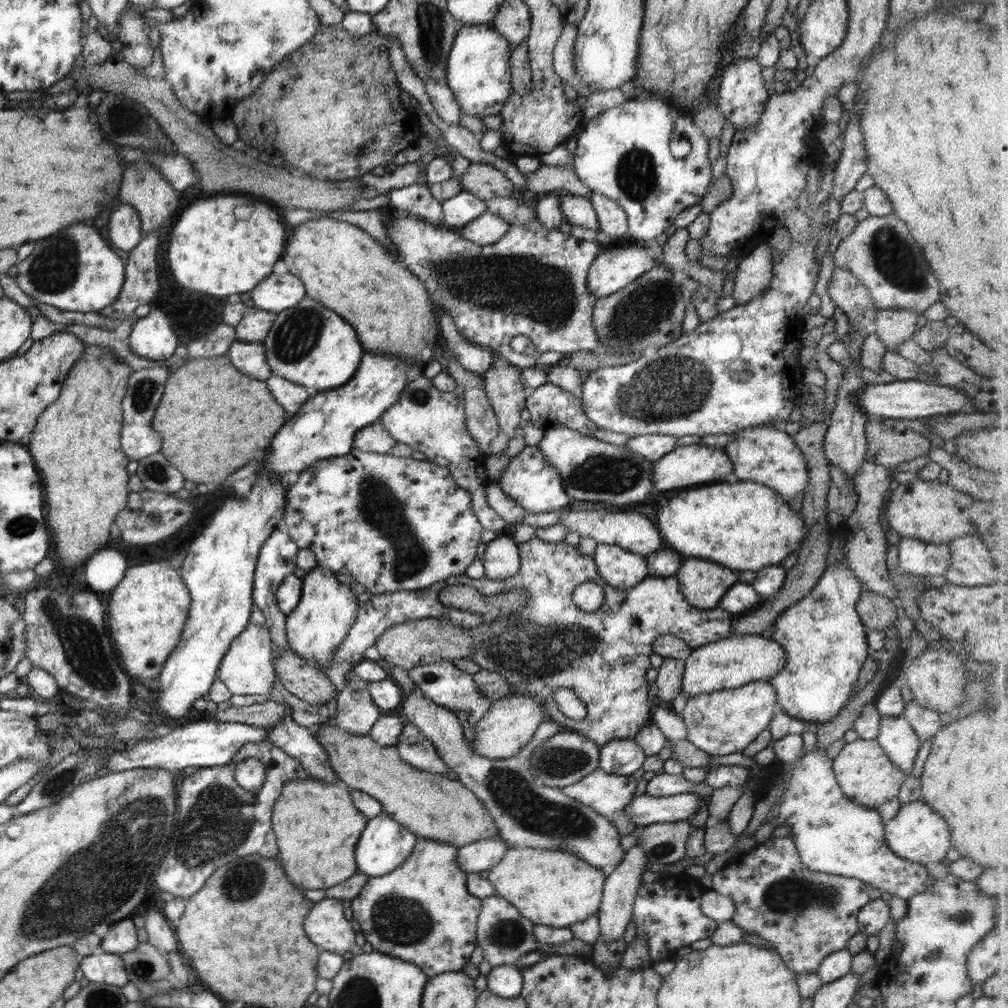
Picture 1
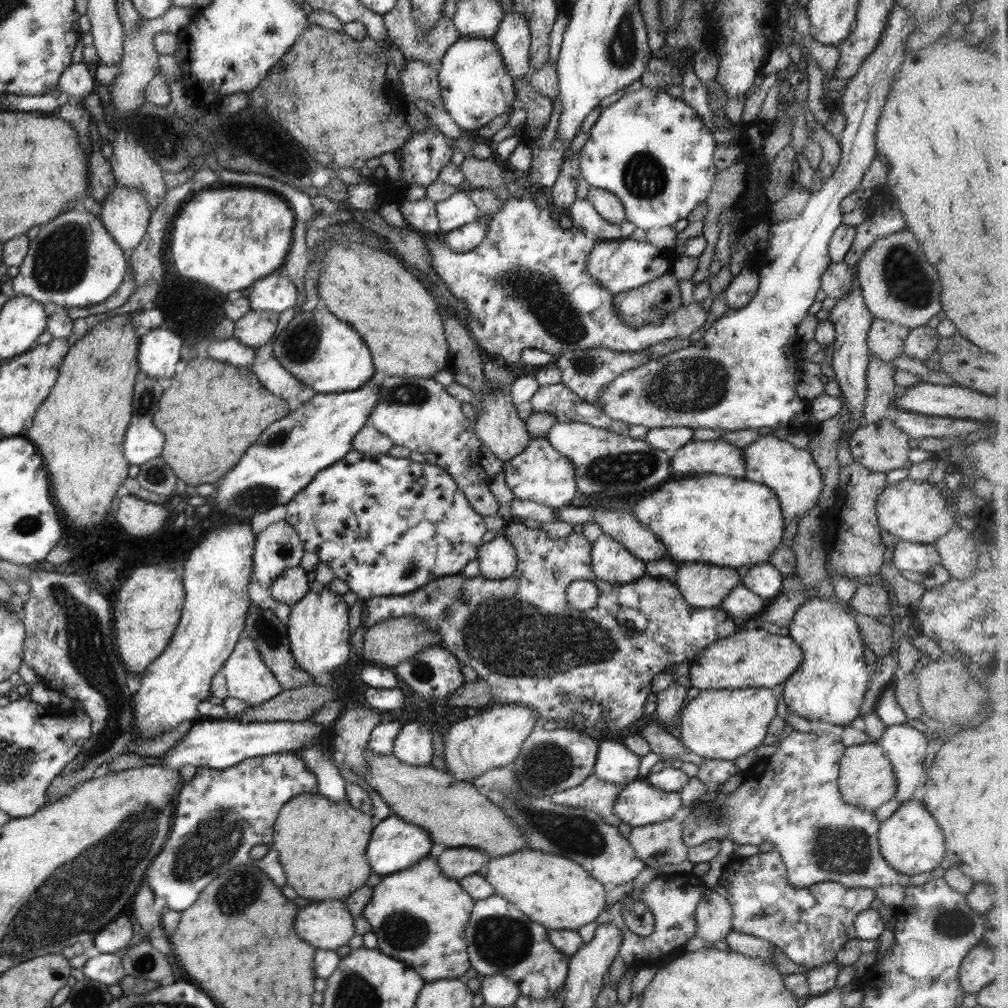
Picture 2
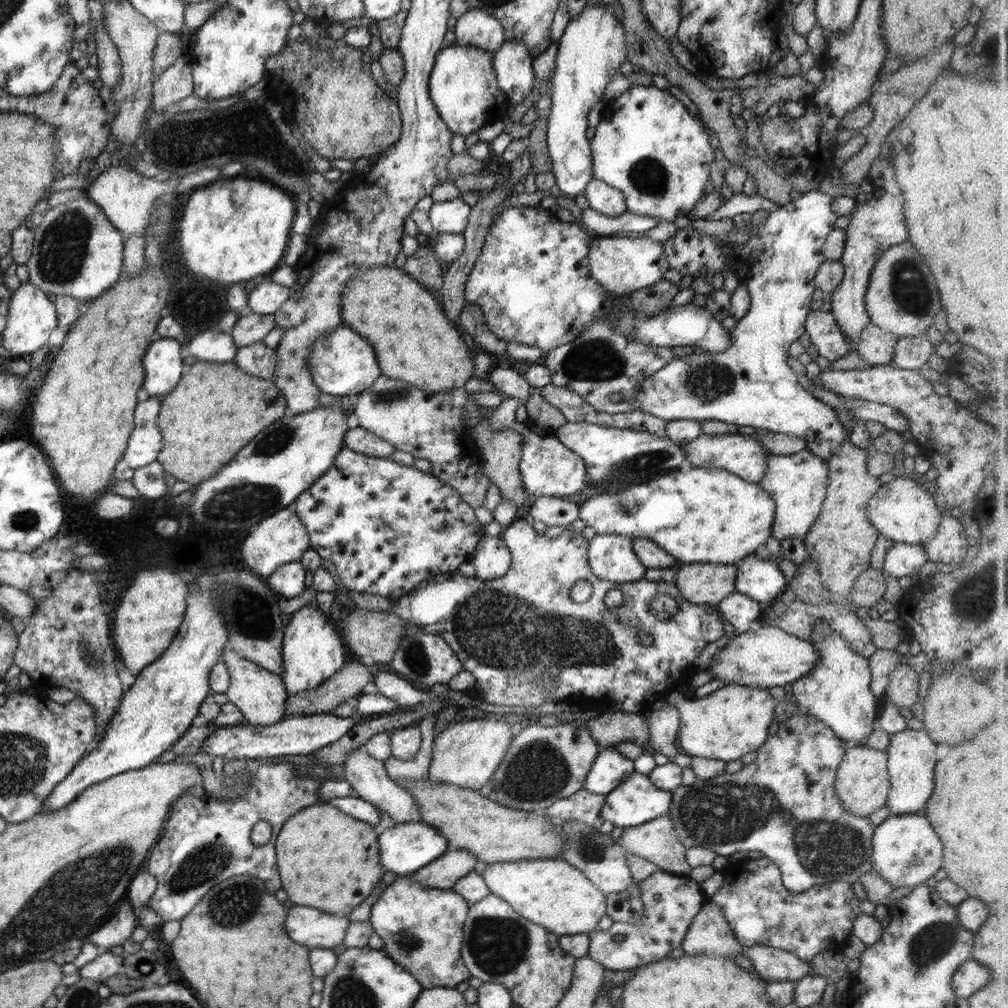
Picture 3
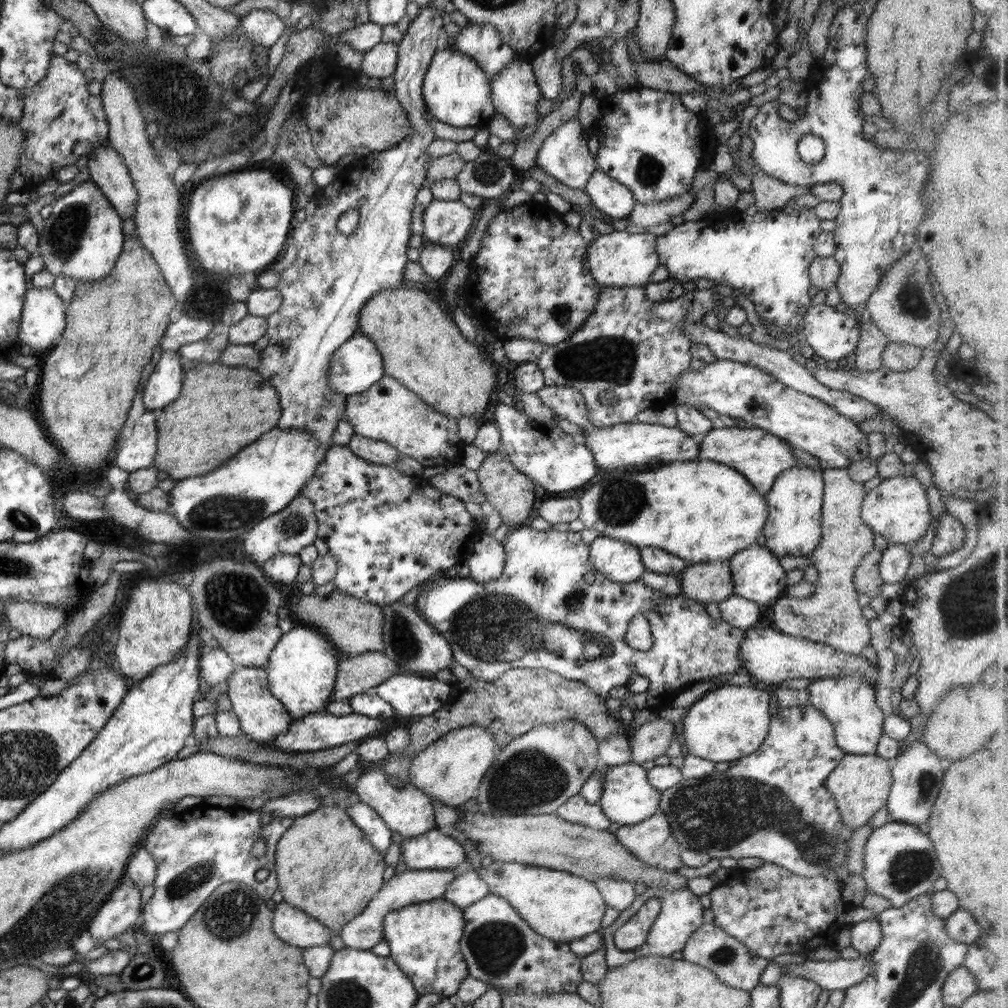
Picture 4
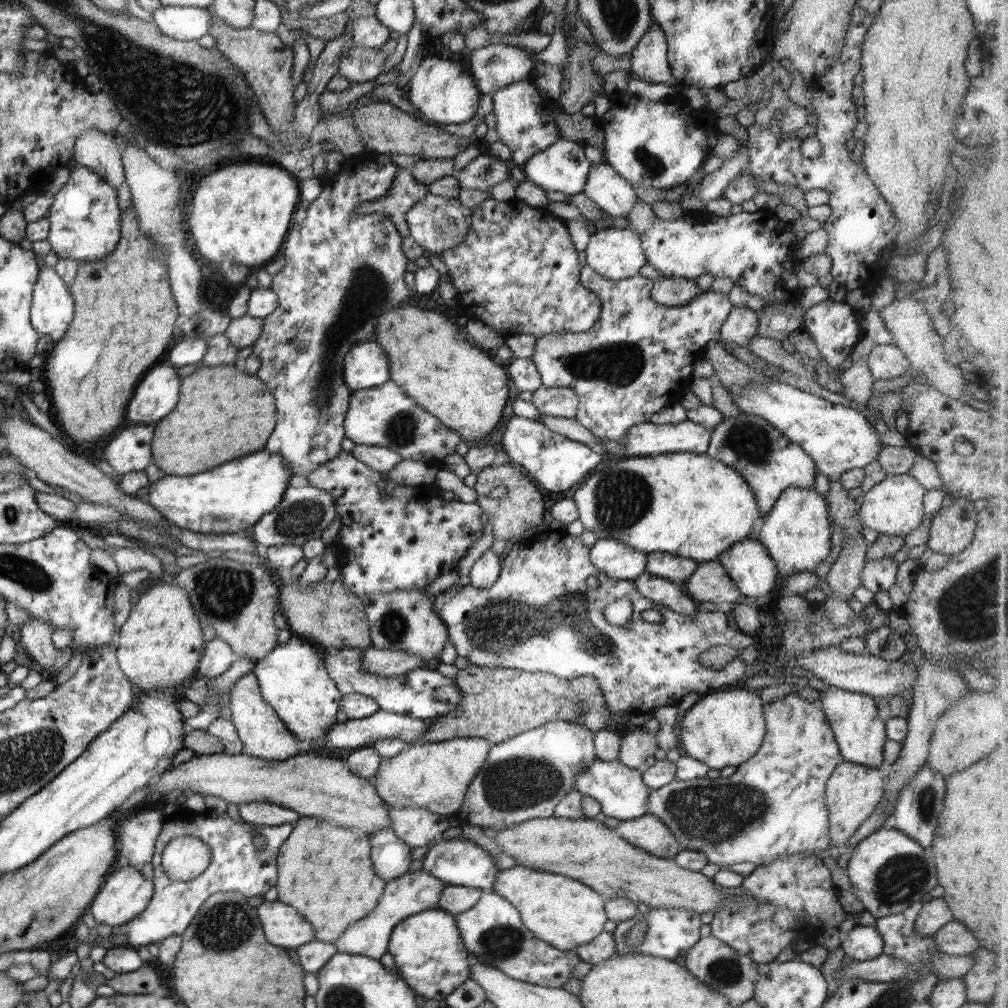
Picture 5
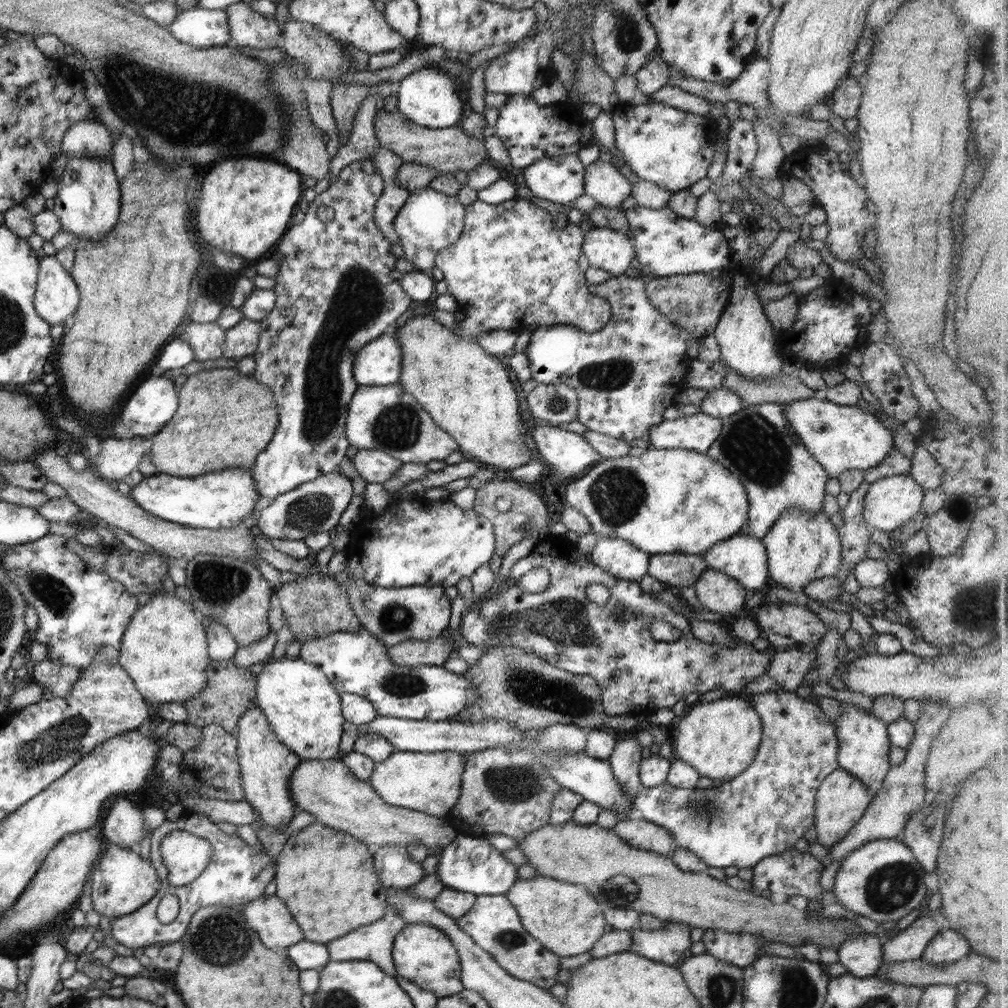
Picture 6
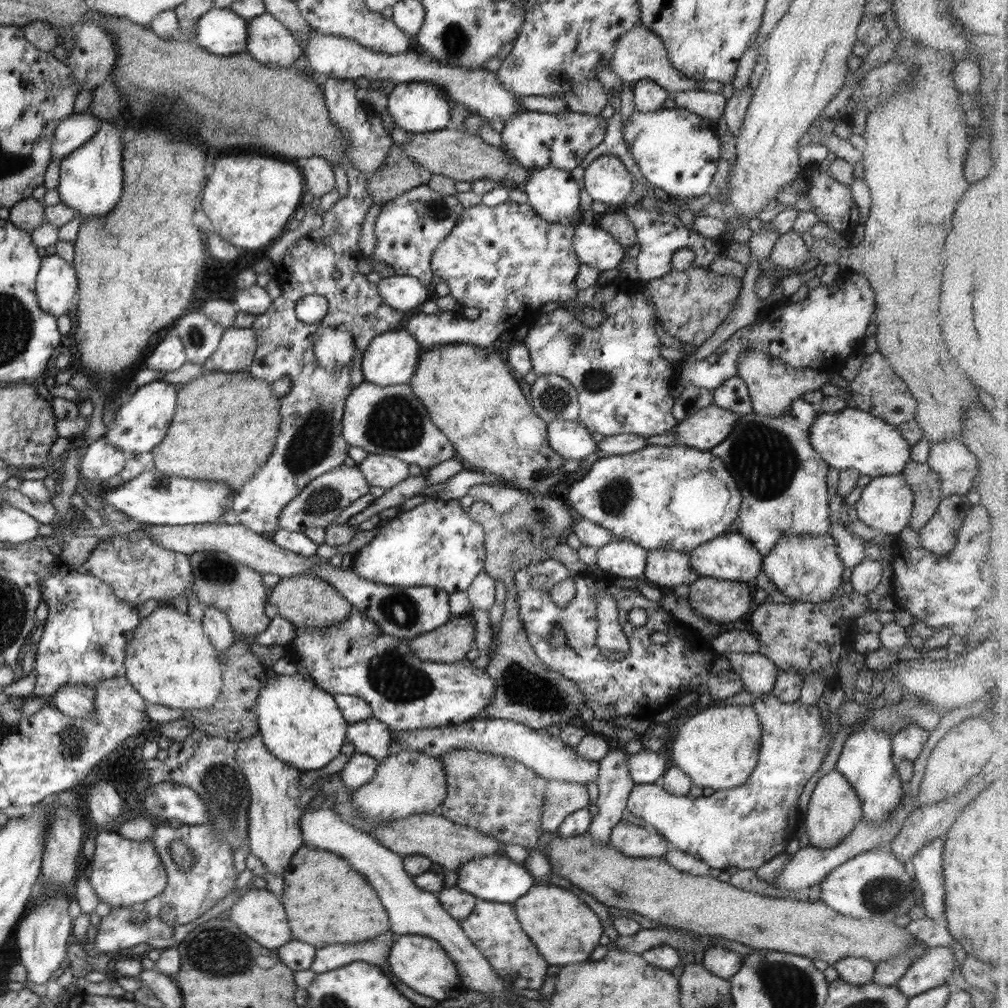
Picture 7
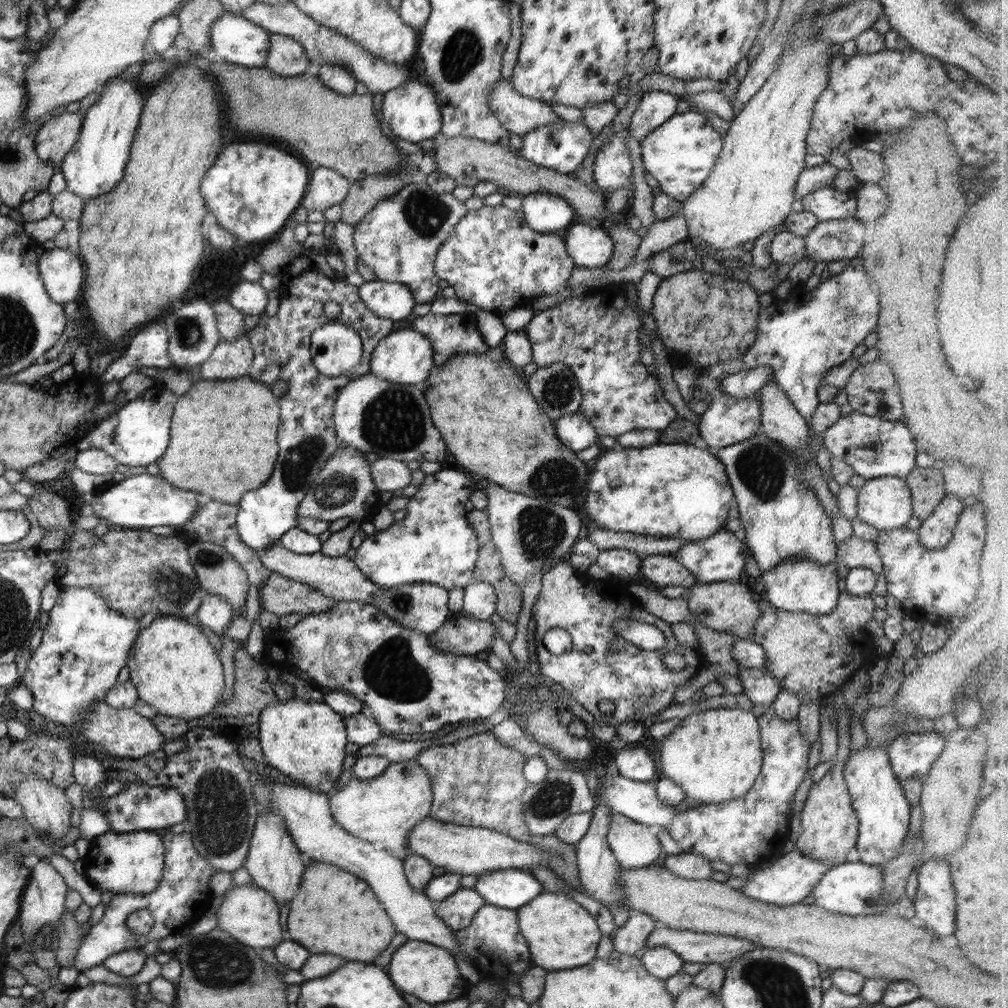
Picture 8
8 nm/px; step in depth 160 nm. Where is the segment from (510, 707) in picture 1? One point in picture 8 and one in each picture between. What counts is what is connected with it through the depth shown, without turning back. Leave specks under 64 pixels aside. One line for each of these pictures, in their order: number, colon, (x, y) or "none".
2: (494, 738)
3: (466, 754)
4: (451, 769)
5: (435, 776)
6: (430, 782)
7: (410, 782)
8: (384, 809)

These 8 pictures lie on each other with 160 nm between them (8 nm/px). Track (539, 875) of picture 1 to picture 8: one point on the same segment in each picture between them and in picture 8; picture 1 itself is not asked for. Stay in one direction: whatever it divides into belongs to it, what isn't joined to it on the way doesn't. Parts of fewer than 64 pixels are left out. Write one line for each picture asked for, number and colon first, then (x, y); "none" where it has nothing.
2: (552, 890)
3: (550, 892)
4: (561, 906)
5: (563, 912)
6: (565, 918)
7: (564, 929)
8: (561, 934)

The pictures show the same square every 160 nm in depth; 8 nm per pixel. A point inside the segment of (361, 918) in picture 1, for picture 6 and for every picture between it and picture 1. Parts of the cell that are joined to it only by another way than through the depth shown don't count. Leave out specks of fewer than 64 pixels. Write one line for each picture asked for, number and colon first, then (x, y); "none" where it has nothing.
2: (419, 915)
3: (422, 928)
4: (424, 938)
5: (429, 952)
6: (425, 955)

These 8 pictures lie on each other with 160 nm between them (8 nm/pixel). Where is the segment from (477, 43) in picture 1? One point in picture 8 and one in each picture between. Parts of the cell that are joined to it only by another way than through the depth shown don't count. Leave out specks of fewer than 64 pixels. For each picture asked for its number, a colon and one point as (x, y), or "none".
2: (475, 86)
3: (463, 86)
4: (456, 91)
5: (445, 93)
6: (429, 97)
7: (418, 107)
8: (411, 111)

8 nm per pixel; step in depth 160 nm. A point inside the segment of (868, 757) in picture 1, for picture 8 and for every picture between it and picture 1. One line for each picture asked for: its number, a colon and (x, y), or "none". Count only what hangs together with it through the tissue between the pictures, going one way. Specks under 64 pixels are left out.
2: (867, 780)
3: (862, 783)
4: (860, 784)
5: (853, 792)
6: (841, 799)
7: (834, 809)
8: (830, 825)

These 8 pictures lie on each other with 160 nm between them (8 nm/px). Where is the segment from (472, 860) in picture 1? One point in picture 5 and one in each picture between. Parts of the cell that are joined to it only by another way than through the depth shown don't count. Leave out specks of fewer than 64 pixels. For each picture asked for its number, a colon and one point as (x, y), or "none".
2: (459, 862)
3: (444, 872)
4: (363, 932)
5: (411, 893)

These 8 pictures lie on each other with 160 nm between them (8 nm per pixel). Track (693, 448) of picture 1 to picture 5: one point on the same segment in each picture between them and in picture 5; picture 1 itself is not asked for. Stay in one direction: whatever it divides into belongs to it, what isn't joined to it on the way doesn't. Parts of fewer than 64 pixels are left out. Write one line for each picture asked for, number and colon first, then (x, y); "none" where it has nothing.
2: (715, 457)
3: (742, 455)
4: (759, 456)
5: (769, 462)

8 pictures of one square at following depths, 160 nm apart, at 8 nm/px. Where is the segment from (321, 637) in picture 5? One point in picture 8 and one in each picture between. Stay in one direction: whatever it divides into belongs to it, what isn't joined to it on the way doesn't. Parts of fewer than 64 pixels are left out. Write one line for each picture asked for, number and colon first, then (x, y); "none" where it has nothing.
6: (315, 606)
7: (307, 602)
8: (279, 595)

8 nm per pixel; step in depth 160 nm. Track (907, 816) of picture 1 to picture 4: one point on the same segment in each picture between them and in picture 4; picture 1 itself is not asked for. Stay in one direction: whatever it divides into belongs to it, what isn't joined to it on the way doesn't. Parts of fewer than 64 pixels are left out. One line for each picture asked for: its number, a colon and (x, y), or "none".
2: (911, 840)
3: (907, 850)
4: (900, 862)

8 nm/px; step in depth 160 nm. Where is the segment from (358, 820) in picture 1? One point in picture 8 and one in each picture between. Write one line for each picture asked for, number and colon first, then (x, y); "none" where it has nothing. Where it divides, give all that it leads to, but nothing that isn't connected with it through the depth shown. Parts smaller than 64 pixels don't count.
2: (322, 843)
3: (332, 863)
4: (326, 865)
5: (325, 871)
6: (327, 878)
7: (327, 901)
8: (333, 911)

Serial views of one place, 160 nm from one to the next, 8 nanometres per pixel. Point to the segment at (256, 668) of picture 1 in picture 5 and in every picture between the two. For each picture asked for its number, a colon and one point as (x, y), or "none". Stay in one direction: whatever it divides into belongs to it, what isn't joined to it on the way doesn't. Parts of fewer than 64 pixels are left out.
2: (248, 678)
3: (261, 696)
4: (261, 715)
5: (264, 735)

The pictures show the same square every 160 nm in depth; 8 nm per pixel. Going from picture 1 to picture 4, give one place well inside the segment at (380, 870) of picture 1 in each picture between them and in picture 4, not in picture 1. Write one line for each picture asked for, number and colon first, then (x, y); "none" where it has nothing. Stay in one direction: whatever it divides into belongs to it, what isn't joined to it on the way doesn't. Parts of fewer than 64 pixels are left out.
2: (394, 845)
3: (404, 848)
4: (435, 850)

